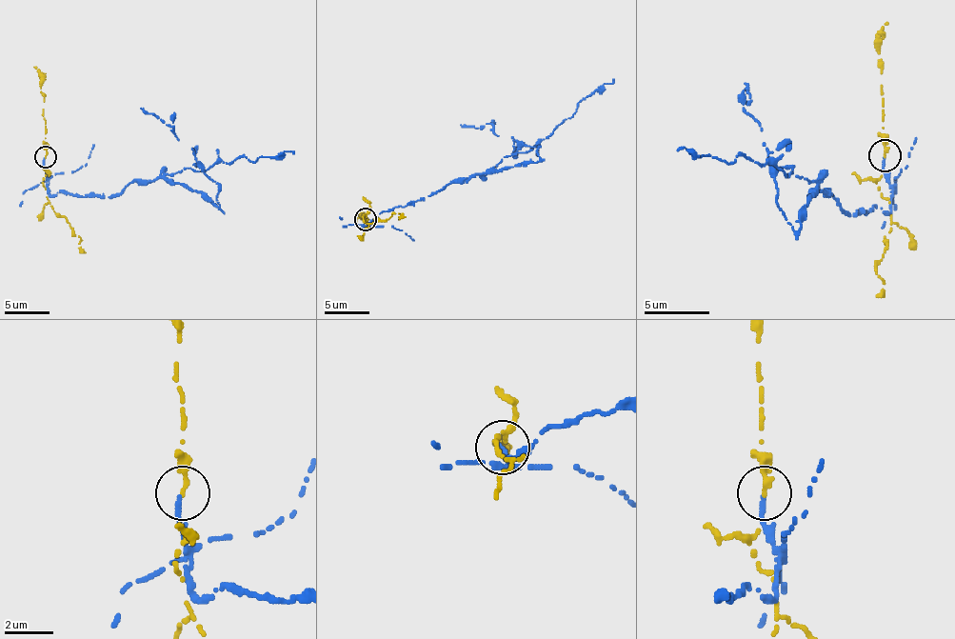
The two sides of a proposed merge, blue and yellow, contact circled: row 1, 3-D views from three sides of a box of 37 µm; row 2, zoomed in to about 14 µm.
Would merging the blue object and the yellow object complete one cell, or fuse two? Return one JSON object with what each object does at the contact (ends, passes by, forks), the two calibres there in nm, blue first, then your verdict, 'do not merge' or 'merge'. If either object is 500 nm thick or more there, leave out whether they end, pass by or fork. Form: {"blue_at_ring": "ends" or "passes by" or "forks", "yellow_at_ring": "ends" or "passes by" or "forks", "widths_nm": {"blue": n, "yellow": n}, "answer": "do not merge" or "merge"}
{"blue_at_ring": "ends", "yellow_at_ring": "passes by", "widths_nm": {"blue": 220, "yellow": 170}, "answer": "do not merge"}

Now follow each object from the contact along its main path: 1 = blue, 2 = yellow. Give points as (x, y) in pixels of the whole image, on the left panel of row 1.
1: (45, 157), (51, 195), (113, 197), (131, 182), (185, 169), (207, 170), (238, 157), (253, 162), (293, 153)
2: (45, 157), (47, 175), (42, 186), (47, 199), (78, 237), (82, 252)

